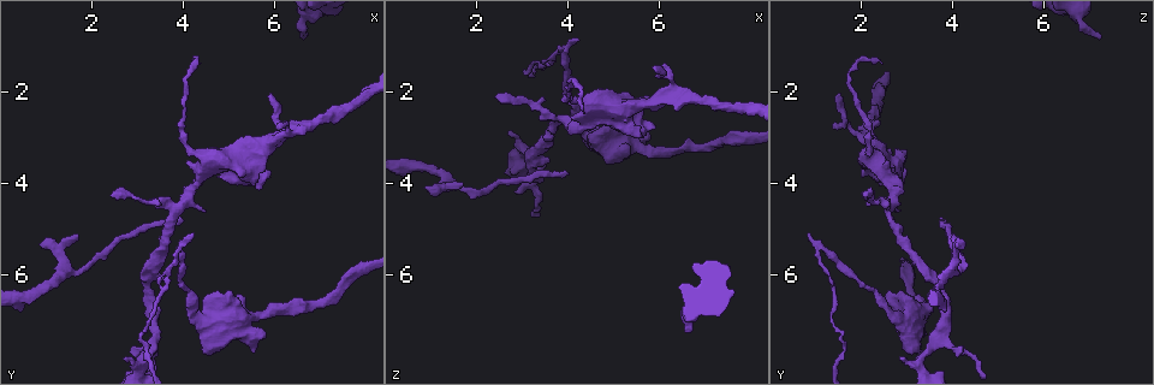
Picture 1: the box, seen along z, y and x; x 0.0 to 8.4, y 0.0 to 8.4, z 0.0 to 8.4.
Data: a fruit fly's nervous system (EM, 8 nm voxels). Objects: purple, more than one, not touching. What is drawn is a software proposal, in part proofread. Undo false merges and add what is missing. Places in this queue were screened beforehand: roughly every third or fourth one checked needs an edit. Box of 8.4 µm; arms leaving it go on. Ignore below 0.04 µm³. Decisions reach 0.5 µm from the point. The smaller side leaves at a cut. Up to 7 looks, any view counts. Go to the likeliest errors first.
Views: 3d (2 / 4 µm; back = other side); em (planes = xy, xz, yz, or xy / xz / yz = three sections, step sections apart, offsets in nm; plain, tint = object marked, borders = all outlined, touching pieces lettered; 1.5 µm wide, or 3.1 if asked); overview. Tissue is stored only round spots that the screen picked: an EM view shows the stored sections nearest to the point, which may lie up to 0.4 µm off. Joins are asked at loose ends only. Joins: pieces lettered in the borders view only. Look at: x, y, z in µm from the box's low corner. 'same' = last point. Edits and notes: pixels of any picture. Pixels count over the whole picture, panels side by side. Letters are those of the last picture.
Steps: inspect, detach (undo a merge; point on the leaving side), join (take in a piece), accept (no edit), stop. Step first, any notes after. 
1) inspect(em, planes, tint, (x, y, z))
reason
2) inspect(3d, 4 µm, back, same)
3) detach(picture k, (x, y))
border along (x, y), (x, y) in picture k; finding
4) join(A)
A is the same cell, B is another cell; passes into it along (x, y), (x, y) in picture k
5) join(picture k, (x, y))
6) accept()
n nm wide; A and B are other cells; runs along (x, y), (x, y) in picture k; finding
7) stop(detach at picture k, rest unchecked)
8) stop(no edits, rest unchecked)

inspect(3d, 2 µm, (6.70, 0.85, 7.25))
branch stops here

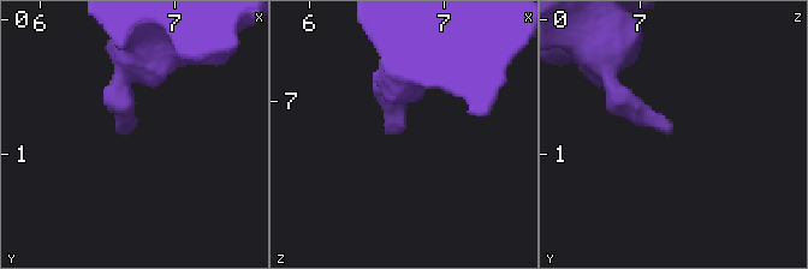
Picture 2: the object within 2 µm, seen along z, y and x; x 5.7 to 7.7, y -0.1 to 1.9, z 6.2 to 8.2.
inspect(em, xy, step 4, borders, (6.66, 0.82, 7.24))
shape alone is not enough

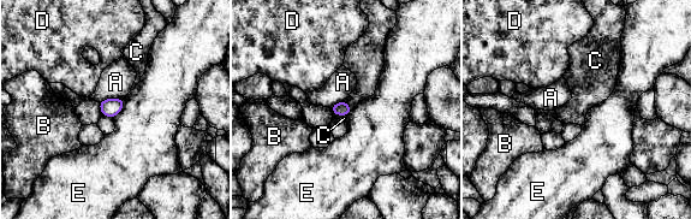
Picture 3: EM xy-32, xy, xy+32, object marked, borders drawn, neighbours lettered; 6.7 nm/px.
inspect(em, planes, borders, same)

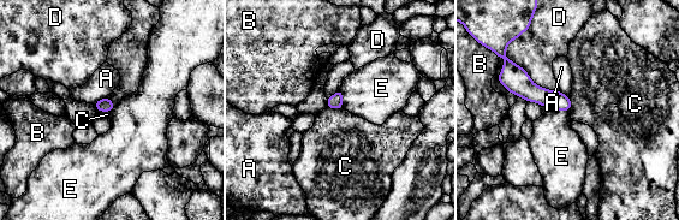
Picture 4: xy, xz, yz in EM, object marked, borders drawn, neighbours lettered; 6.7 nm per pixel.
accept()
A, B, C, D and E are other cells; runs along (510, 71), (531, 93), (567, 107) in picture 4; none of them fits

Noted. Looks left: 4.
inspect(3d, 2 µm, back, (2.70, 7.80, 2.90))
free end

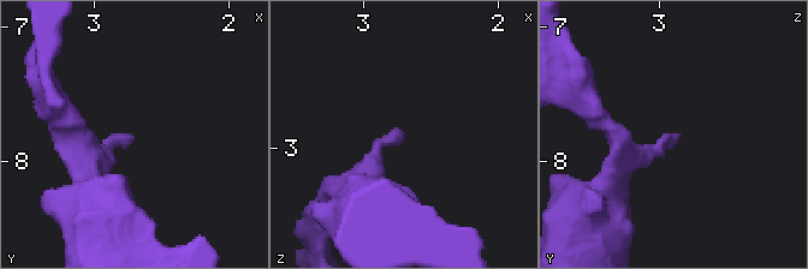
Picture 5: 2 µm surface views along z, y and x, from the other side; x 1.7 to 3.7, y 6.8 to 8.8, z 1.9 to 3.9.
inspect(em, planes, borders, (2.78, 7.78, 2.86))
now the EM

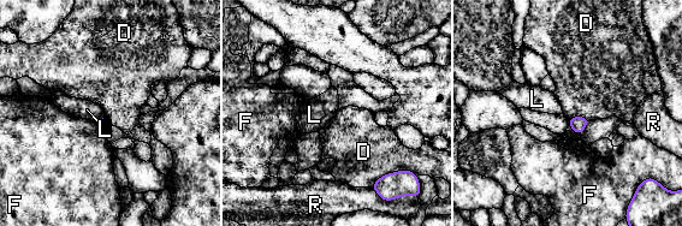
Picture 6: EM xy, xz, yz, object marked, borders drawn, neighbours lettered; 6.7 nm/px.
accept()
D touches over 220 nm; D, F, L and R are other cells; border along (398, 170), (379, 177), (372, 188) in picture 6; no lettered piece goes on from it

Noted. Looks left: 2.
inspect(em, planes, borders, (4.30, 3.95, 2.65))
thick turns thin

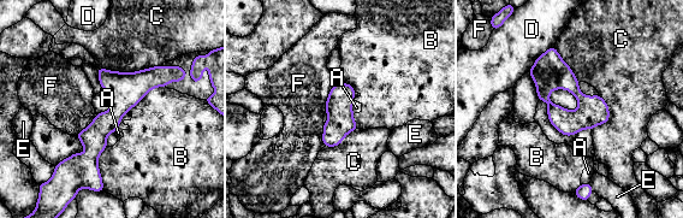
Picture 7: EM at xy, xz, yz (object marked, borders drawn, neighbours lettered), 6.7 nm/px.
accept()
A, B, C, D, E and F are other cells; runs along (171, 70), (64, 163) in picture 7; continuous, no second cell

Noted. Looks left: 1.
stop(no edits, rest unchecked)

